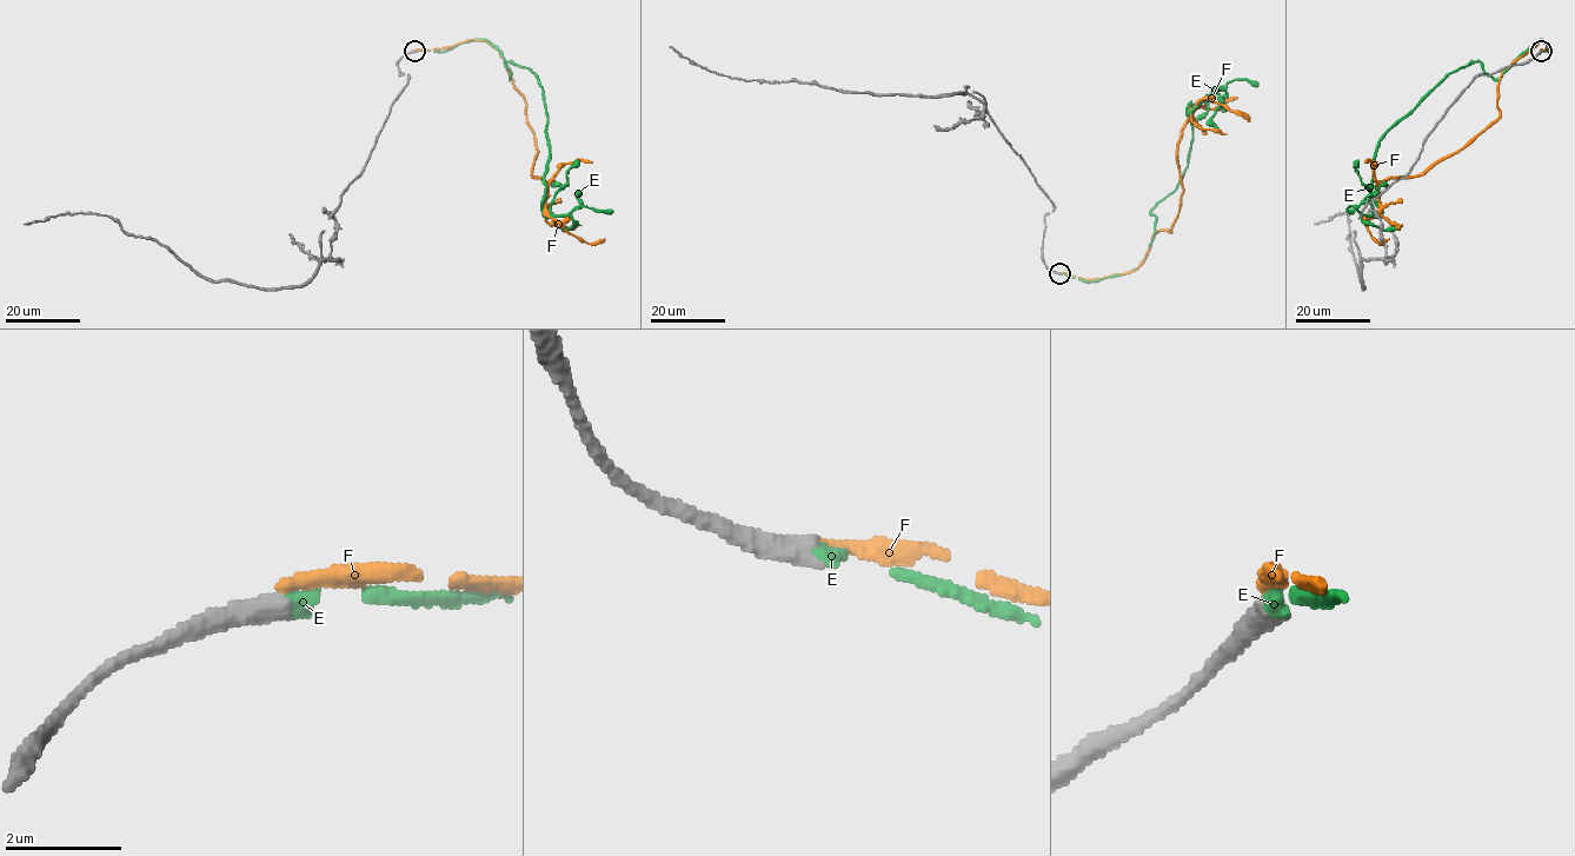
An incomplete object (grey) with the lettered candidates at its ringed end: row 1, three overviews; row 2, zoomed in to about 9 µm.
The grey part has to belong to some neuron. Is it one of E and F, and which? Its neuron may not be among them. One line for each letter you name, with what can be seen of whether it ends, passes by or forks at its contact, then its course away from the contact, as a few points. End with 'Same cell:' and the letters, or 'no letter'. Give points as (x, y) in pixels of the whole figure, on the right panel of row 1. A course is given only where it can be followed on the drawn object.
E: it ends there; it runs (1541, 52), (1540, 39), (1497, 79), (1477, 61), (1448, 74), (1380, 141), (1381, 213), (1354, 212)
Same cell: E

